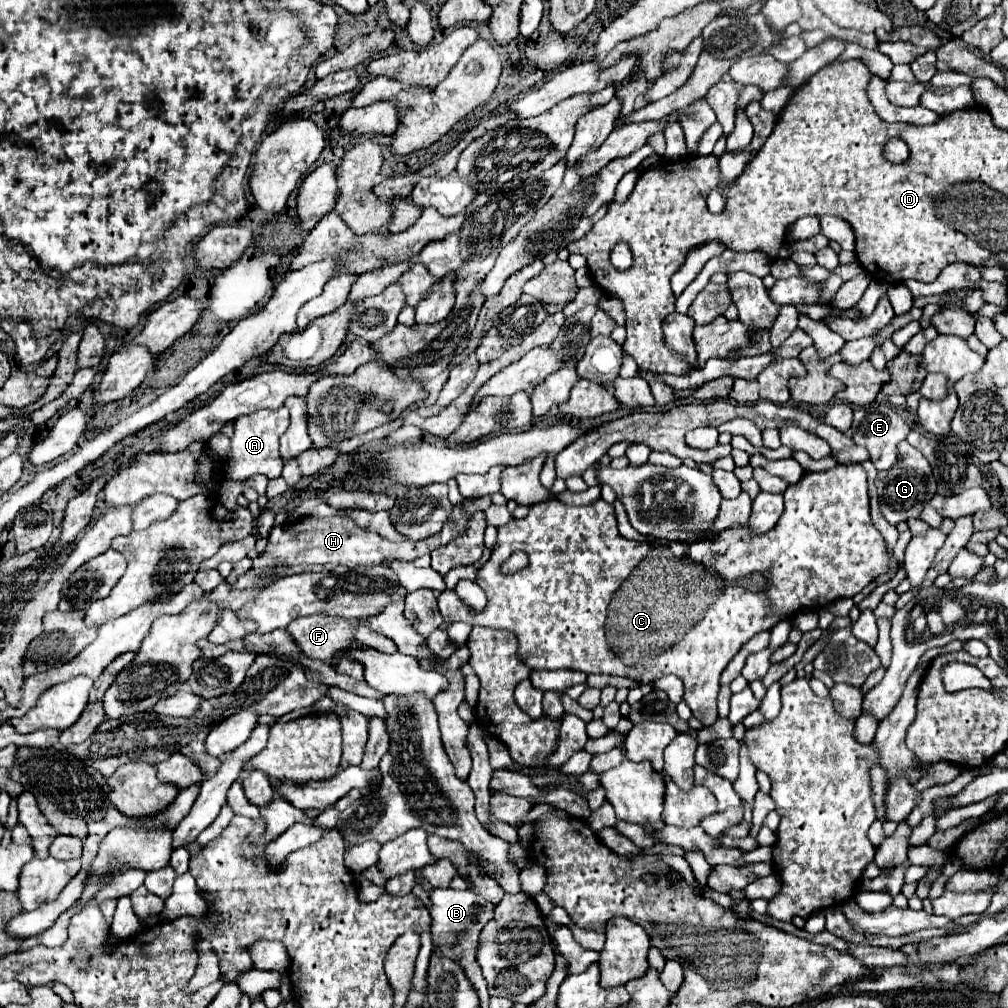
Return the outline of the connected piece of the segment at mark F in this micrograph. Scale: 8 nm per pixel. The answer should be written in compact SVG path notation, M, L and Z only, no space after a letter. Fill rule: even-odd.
M314 614L306 618L298 618L288 624L288 634L298 644L306 658L316 660L332 660L346 642L354 640L354 622L360 620L344 620L344 618L330 618L326 614Z

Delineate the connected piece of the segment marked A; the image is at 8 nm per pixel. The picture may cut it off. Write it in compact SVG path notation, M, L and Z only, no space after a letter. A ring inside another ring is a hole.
M282 406L278 410L256 410L252 414L240 416L234 420L234 436L232 436L232 452L228 460L228 478L236 482L244 482L254 474L264 474L268 478L278 478L282 472L282 458L278 454L278 438L288 428L288 408Z

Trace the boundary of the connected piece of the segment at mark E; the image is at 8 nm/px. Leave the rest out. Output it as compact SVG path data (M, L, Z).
M886 402L854 408L852 440L868 450L876 470L888 470L896 462L896 444L906 440L908 432L908 424Z

